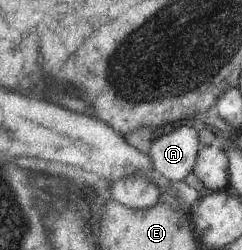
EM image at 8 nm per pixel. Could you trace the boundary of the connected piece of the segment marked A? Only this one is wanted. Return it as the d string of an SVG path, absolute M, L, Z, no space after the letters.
M181 125L152 140L148 156L159 175L170 181L184 180L192 172L201 149L198 130Z

